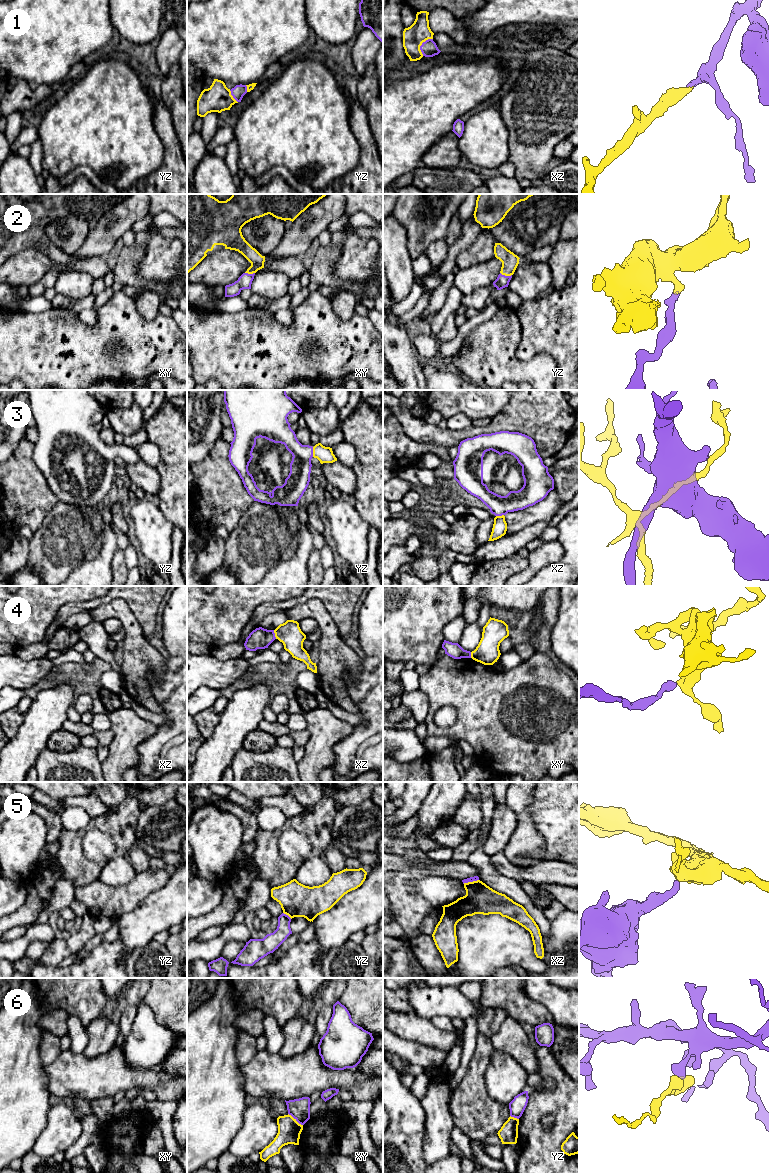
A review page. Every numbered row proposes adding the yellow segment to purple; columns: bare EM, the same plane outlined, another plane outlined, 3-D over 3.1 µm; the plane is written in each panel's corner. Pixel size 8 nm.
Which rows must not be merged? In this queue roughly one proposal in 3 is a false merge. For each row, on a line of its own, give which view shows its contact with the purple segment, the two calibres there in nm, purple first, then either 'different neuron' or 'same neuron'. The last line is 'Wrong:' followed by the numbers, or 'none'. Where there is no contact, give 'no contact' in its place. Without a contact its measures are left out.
1: xz | 130/170 nm | same neuron
2: yz | 110/140 nm | same neuron
3: yz | 180/130 nm | same neuron
4: xz | 170/190 nm | different neuron
5: xz | 50/240 nm | different neuron
6: xy | 170/190 nm | different neuron
Wrong: 4, 5, 6

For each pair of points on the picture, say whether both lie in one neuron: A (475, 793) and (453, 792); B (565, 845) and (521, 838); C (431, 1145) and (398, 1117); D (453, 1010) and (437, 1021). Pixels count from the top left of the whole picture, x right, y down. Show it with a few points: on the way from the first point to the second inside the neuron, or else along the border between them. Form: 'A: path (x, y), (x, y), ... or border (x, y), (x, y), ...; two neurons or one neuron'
A: border (466, 792), (463, 799); two neurons
B: border (533, 822), (545, 841), (545, 860); two neurons
C: border (426, 1115), (423, 1141), (424, 1161); two neurons
D: border (450, 1017), (433, 1016), (429, 1019); two neurons

